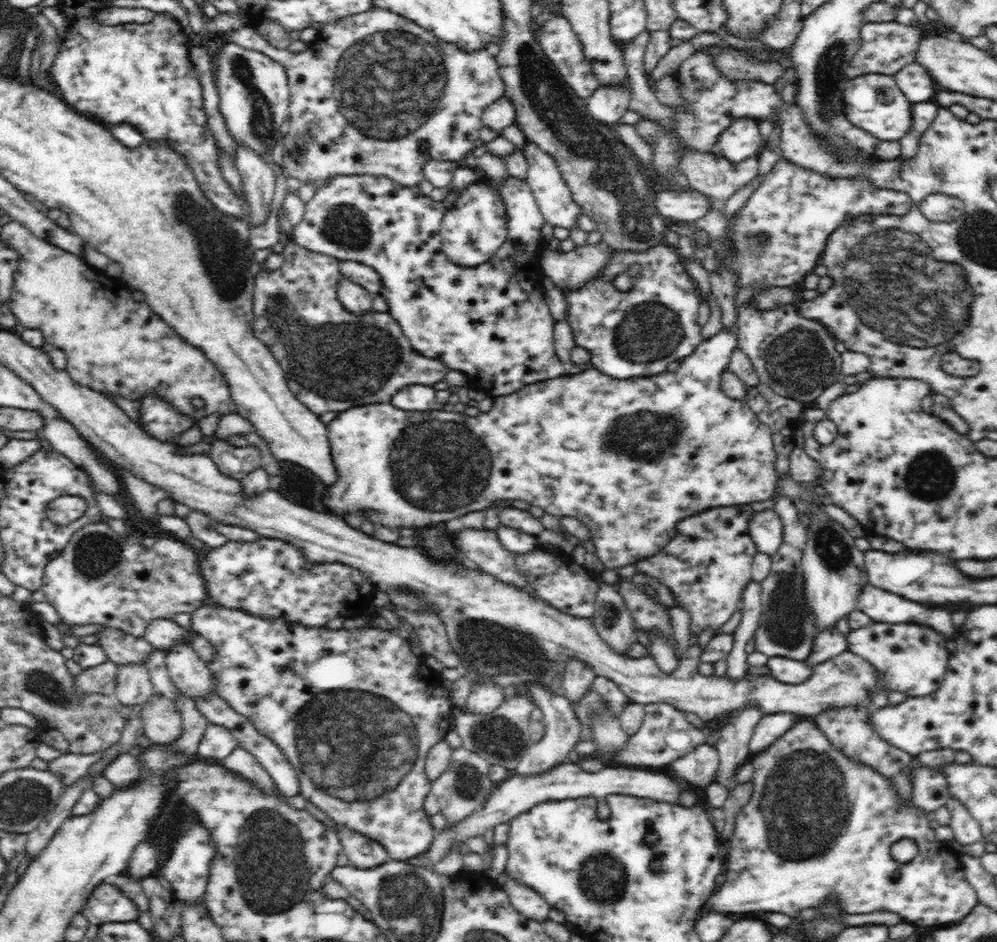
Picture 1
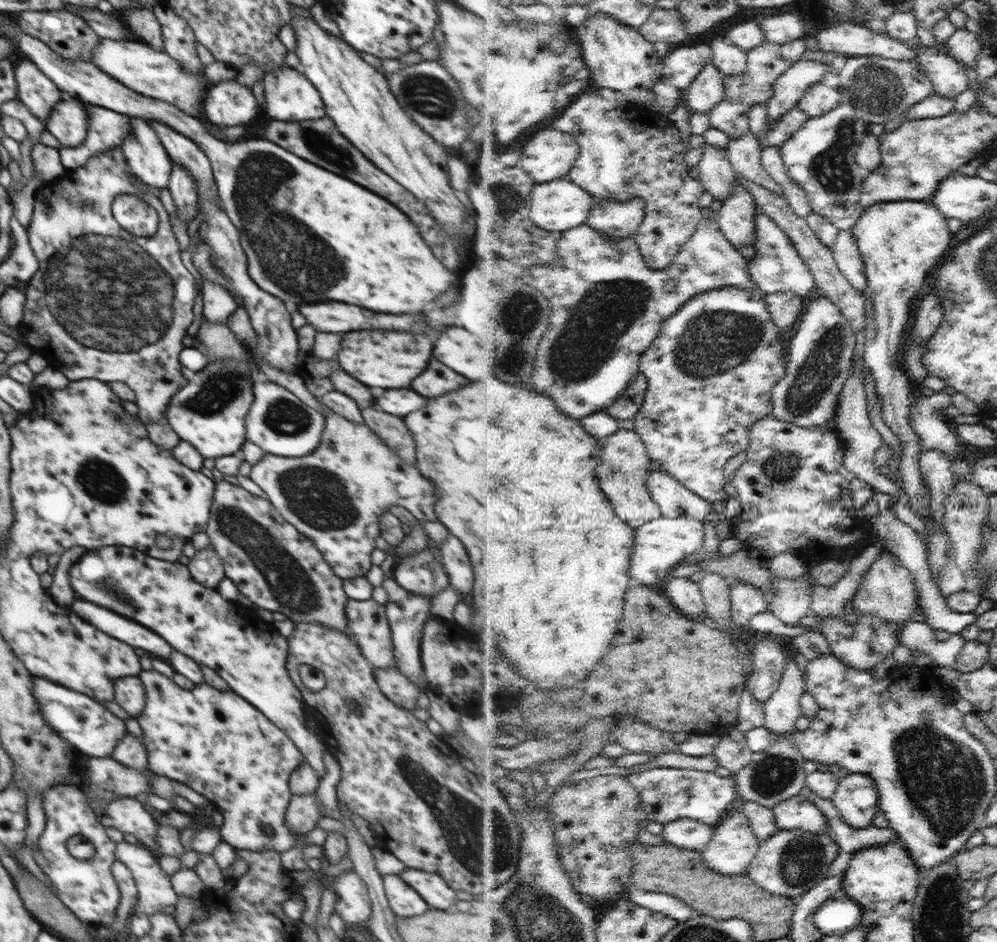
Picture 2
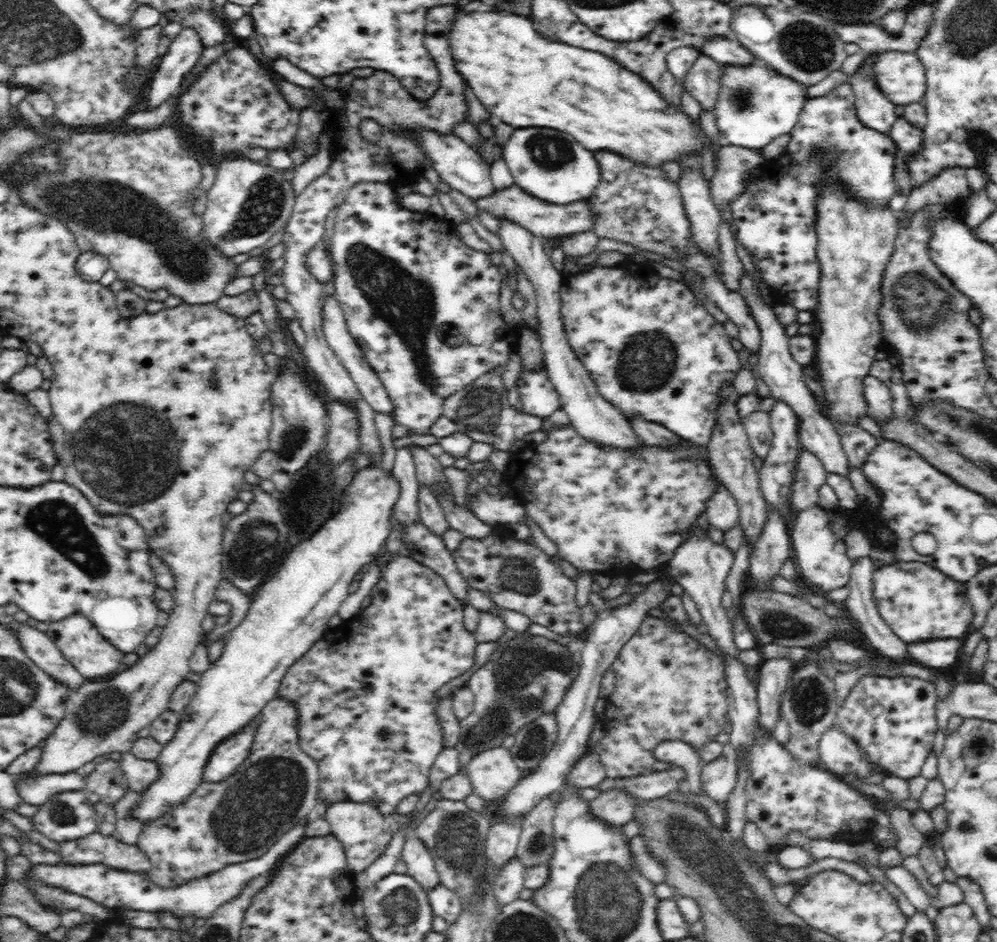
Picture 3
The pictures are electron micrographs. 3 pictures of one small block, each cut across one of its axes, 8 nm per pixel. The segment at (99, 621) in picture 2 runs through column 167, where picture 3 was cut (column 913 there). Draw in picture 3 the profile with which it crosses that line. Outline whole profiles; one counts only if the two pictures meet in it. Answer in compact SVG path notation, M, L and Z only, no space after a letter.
M930 639L919 643L908 643L906 648L916 663L932 671L954 666L962 644L958 639Z

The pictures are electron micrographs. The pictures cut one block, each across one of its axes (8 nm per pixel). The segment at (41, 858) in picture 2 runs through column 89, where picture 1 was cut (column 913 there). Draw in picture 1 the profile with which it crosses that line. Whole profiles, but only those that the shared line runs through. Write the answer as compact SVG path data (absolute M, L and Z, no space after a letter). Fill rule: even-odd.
M814 719L797 722L792 725L778 740L775 740L767 749L751 757L753 763L752 784L754 789L748 803L740 809L735 819L734 834L731 836L730 850L725 856L726 879L716 892L709 896L701 906L701 910L711 910L722 914L738 912L782 912L788 914L792 919L798 918L798 913L802 908L818 908L828 901L836 901L838 909L844 914L860 914L874 911L888 911L893 915L898 915L915 926L946 926L956 921L962 920L970 909L978 902L974 887L966 880L964 869L960 863L960 855L954 852L946 841L936 840L935 830L930 828L927 812L913 804L900 803L898 791L894 789L892 781L888 777L878 773L876 769L858 763L856 759L844 755L840 749L834 748L828 742L828 737L820 731ZM902 838L914 840L919 853L914 860L908 864L896 862L890 854L890 846Z

